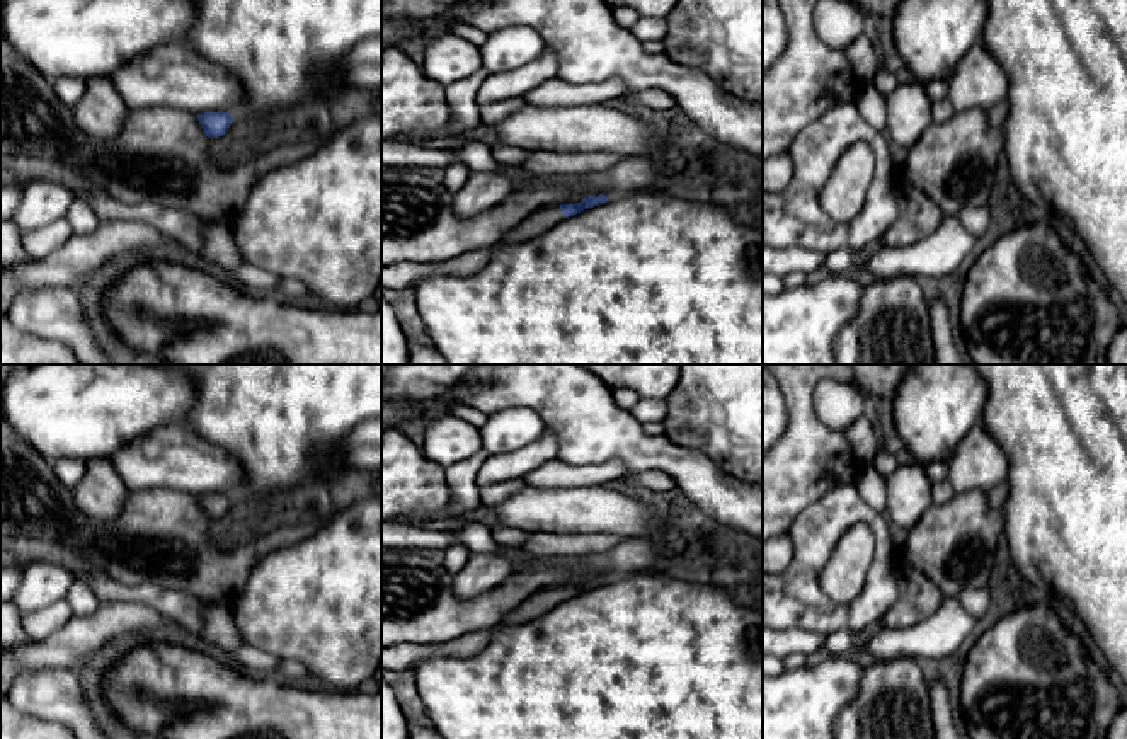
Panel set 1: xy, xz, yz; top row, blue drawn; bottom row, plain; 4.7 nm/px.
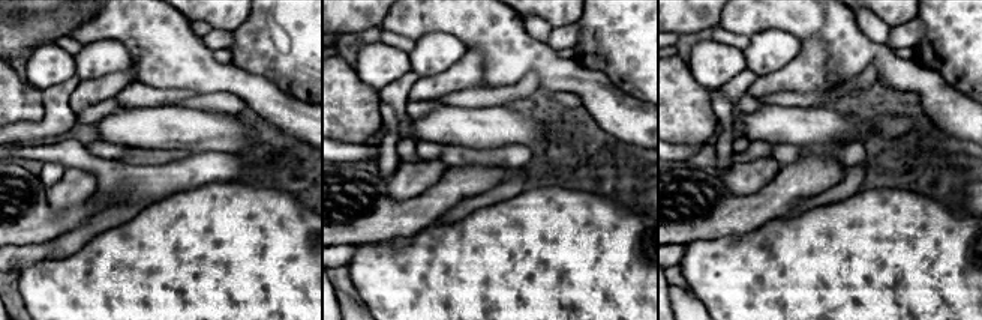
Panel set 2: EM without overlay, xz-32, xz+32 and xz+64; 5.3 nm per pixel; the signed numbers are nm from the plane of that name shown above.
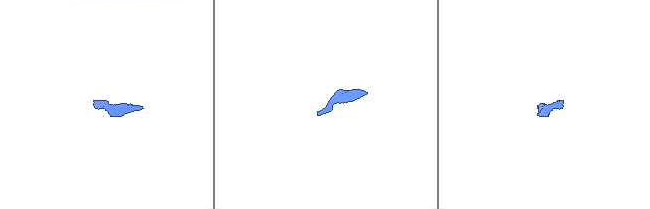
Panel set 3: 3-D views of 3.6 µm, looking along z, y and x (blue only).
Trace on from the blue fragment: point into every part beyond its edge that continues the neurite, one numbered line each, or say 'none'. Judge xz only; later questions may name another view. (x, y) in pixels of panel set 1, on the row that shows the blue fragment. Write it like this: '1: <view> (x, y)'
1: xz (406, 274)

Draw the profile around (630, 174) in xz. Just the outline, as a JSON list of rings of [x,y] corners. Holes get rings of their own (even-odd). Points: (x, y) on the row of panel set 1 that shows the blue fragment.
[[[625,157],[601,172],[553,174],[569,194],[560,204],[581,203],[584,198],[604,194],[609,199],[644,191],[666,175],[647,157]]]

